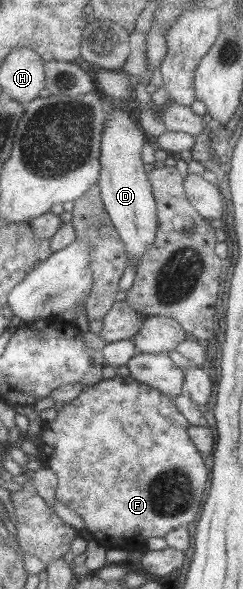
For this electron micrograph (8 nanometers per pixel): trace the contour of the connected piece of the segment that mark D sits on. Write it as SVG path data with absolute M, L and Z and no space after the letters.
M113 109L108 112L101 135L100 177L97 181L107 215L110 216L112 224L115 224L115 229L125 244L131 266L137 270L139 260L145 256L145 249L151 247L155 240L159 225L157 203L142 161L142 148L146 143L145 131L143 132L129 115L128 109Z

